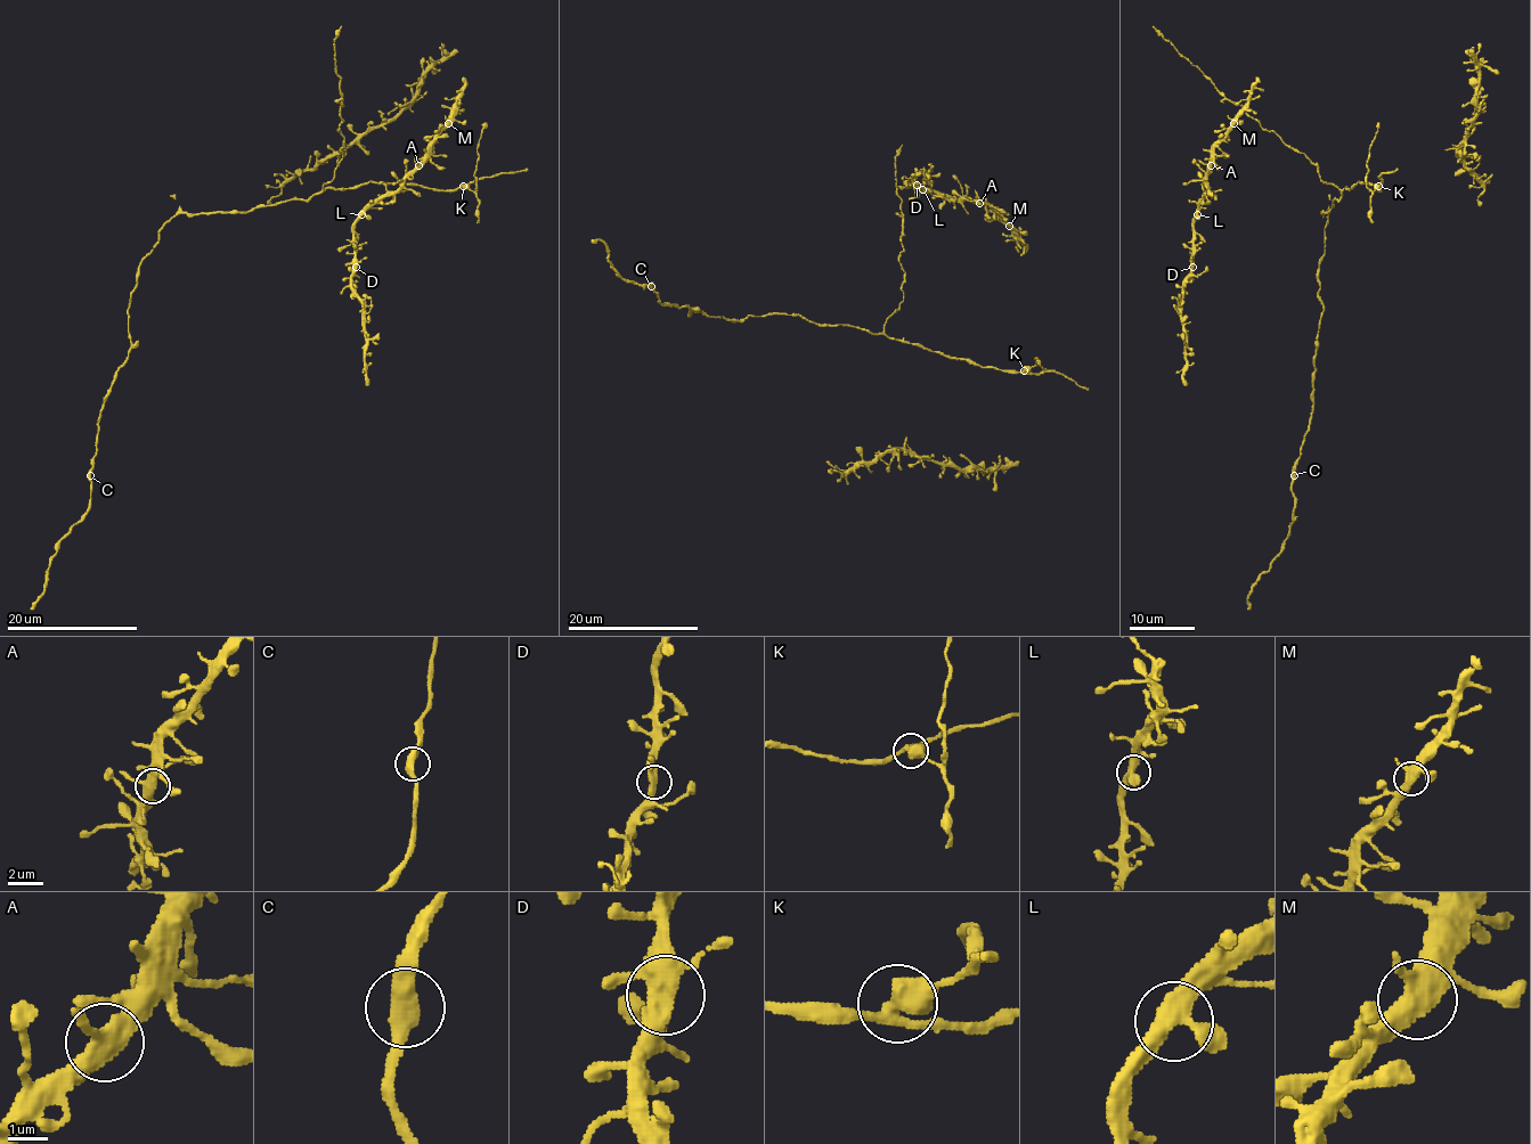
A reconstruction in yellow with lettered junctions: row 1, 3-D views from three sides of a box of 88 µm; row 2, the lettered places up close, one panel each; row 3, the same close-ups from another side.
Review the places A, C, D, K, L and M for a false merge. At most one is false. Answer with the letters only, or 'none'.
K

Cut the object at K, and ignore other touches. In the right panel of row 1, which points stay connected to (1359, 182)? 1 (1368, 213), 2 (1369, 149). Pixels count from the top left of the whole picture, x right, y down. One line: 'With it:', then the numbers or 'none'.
With it: none

